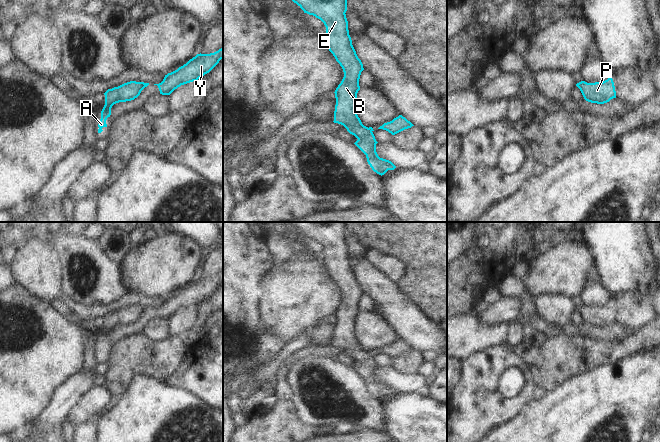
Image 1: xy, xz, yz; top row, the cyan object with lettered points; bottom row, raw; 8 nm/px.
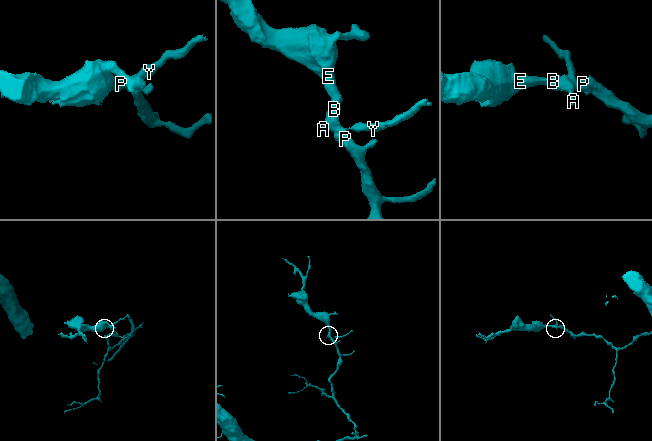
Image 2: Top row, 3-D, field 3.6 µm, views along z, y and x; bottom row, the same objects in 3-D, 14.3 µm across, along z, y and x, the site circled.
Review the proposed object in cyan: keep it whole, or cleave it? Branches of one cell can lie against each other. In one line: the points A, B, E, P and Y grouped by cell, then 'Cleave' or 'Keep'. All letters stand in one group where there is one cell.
Groups: A B E P / Y. Cleave

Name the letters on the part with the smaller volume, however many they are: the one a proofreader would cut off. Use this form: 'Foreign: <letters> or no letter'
Foreign: Y

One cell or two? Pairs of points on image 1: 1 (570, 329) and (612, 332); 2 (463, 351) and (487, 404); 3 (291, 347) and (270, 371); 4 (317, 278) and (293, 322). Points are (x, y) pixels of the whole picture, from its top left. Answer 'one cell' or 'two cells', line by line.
1: one cell
2: two cells
3: one cell
4: one cell

